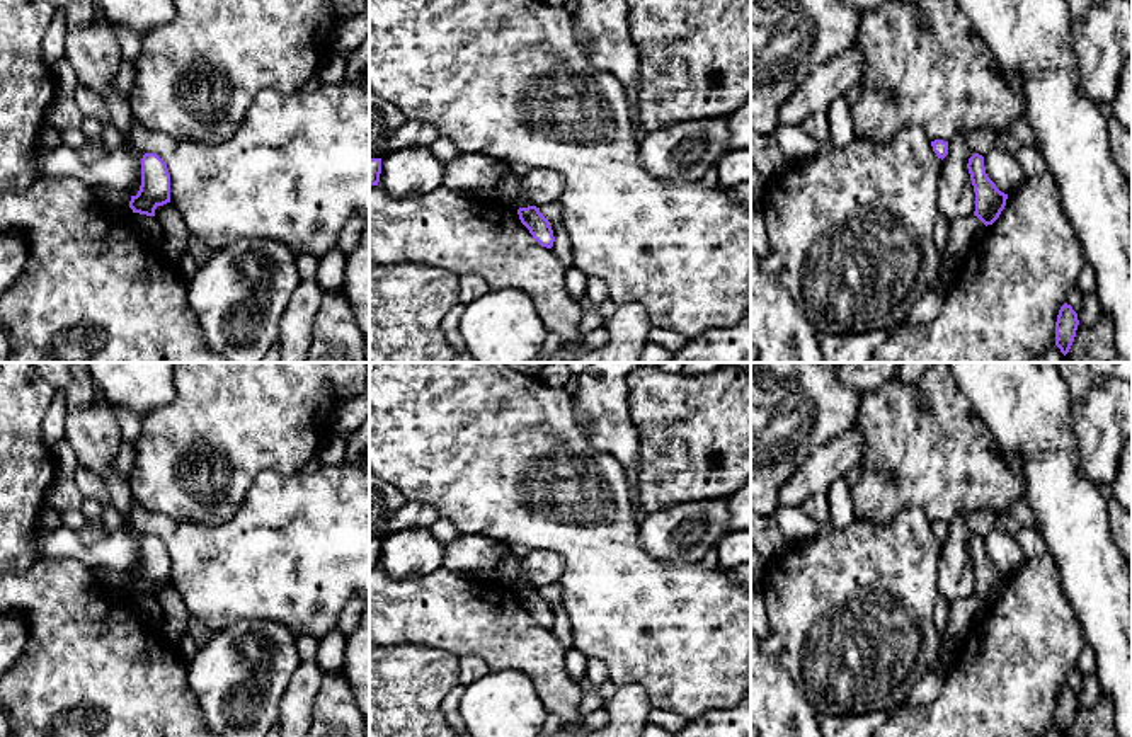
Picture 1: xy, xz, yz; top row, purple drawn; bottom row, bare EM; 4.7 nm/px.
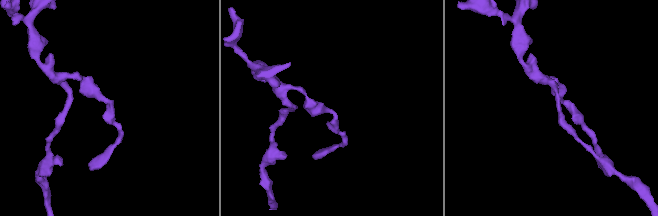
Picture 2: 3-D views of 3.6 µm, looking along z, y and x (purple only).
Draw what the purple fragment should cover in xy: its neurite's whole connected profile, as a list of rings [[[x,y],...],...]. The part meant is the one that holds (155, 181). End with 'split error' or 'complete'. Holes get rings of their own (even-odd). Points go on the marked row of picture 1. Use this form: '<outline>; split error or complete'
[[[145,153],[141,158],[141,186],[131,196],[133,213],[155,216],[155,209],[170,203],[170,174],[167,163],[157,153]]]; complete

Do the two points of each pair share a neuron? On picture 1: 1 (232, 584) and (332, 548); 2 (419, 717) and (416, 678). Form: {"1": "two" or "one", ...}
{"1": "one", "2": "one"}

